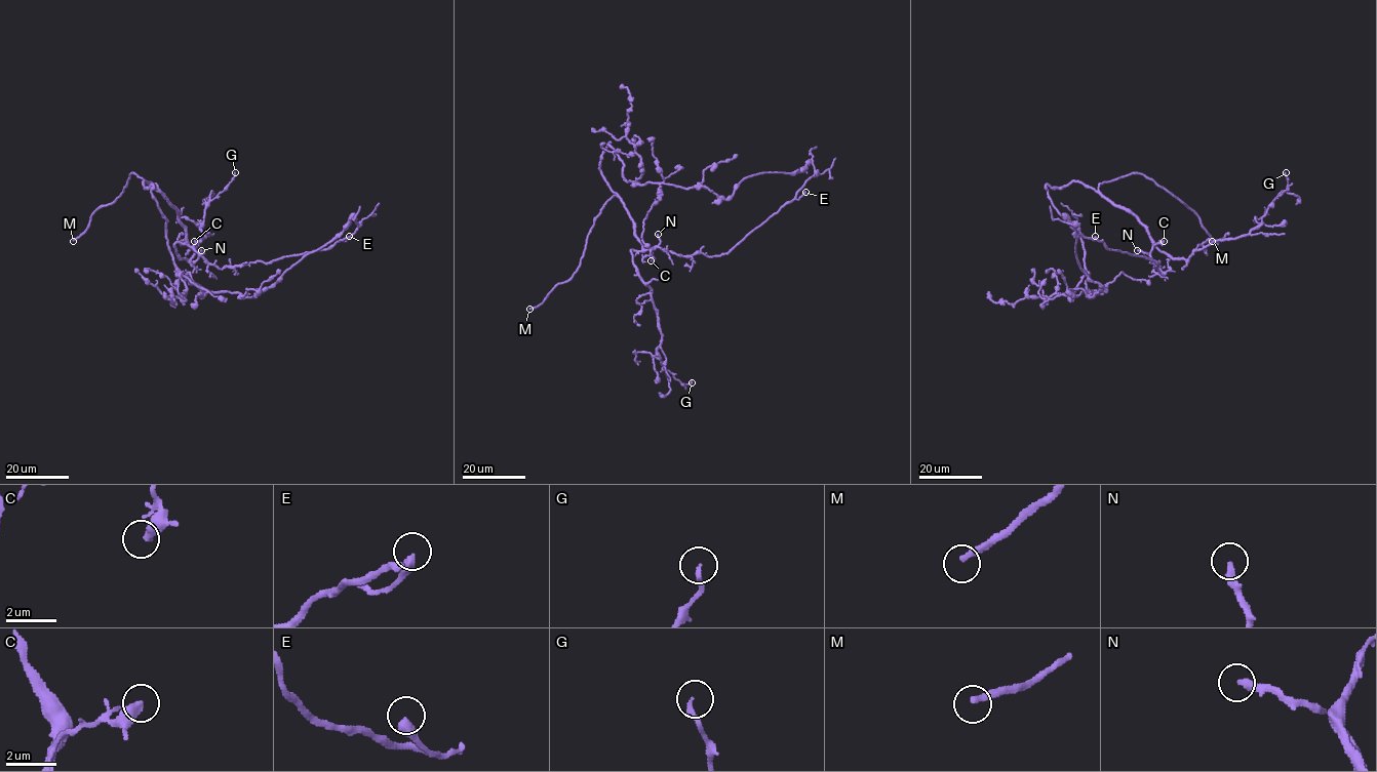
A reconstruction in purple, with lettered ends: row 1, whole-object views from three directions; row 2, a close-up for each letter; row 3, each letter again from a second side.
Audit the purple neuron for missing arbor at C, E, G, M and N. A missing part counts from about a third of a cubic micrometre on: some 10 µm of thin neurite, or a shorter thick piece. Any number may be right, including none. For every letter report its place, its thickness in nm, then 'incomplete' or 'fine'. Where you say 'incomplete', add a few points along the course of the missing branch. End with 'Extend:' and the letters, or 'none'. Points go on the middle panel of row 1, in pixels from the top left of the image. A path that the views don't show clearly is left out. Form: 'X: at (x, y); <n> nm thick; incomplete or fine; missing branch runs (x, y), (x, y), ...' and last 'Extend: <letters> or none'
C: at (651, 260); 440 nm thick; fine
E: at (805, 192); 360 nm thick; fine
G: at (692, 382); 150 nm thick; fine
M: at (529, 309); 240 nm thick; incomplete
N: at (658, 234); 320 nm thick; incomplete; missing branch runs (658, 234), (650, 220), (652, 206), (639, 171), (625, 146), (622, 146)
Extend: M, N

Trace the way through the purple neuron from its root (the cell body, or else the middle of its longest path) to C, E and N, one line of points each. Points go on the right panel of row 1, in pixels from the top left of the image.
C: (1079, 183), (1129, 209), (1145, 228), (1152, 246), (1164, 241)
E: (1079, 183), (1135, 216), (1148, 233), (1152, 244), (1150, 258), (1158, 268), (1158, 261), (1108, 249), (1095, 236)
N: (1079, 183), (1129, 209), (1145, 228), (1152, 248), (1148, 253), (1137, 250)

